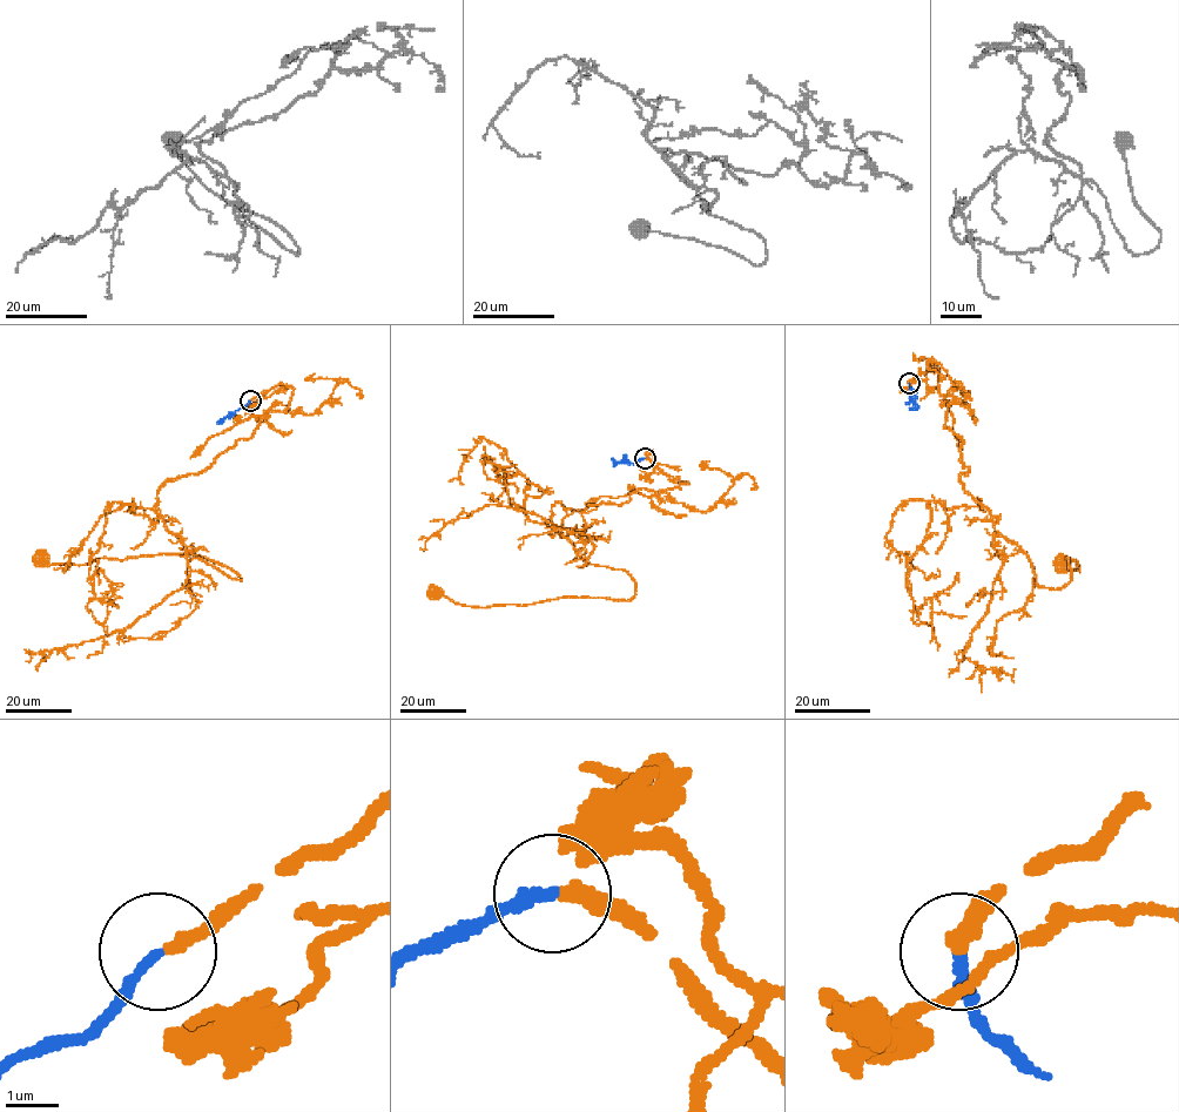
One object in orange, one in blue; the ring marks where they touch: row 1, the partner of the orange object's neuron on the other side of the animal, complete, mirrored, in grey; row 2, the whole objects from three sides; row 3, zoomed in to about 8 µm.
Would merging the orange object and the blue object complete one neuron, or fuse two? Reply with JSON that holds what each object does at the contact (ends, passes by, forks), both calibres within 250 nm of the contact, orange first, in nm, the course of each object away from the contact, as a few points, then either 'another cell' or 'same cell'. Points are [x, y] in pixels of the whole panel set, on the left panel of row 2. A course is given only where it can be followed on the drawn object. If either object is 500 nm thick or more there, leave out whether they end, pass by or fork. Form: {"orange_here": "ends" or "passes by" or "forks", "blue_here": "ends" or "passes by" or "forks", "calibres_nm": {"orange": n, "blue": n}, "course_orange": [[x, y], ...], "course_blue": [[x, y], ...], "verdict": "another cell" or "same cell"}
{"orange_here": "ends", "blue_here": "ends", "calibres_nm": {"orange": 280, "blue": 220}, "course_orange": [[250, 401], [292, 390], [248, 439], [168, 479], [154, 510], [241, 581], [188, 553], [39, 559]], "course_blue": [[249, 401], [217, 422]], "verdict": "same cell"}

